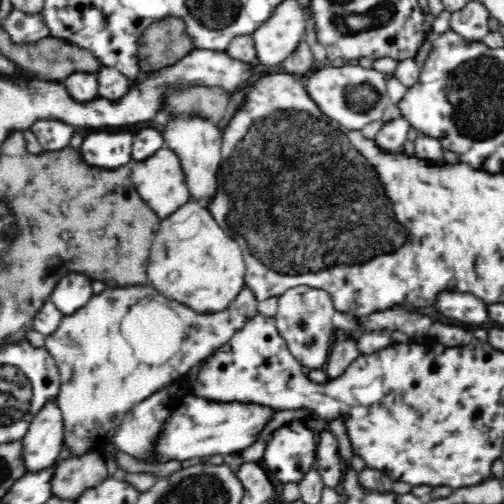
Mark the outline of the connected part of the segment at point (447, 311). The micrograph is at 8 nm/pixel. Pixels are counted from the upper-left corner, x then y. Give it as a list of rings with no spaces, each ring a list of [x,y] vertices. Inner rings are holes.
[[[443,291],[436,298],[436,308],[438,308],[438,314],[444,314],[460,322],[468,322],[468,324],[488,322],[486,304],[482,300],[474,300],[474,296]]]

